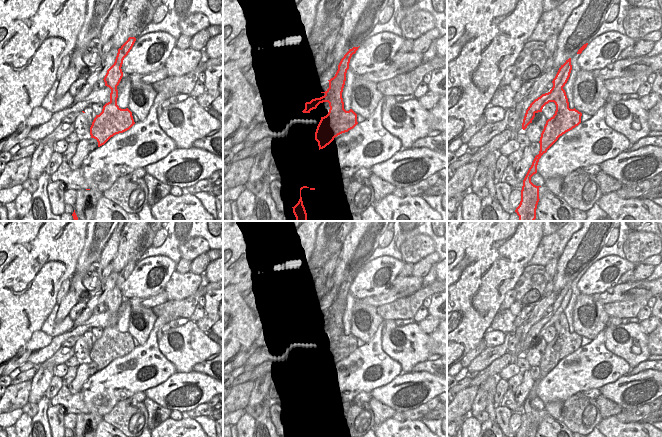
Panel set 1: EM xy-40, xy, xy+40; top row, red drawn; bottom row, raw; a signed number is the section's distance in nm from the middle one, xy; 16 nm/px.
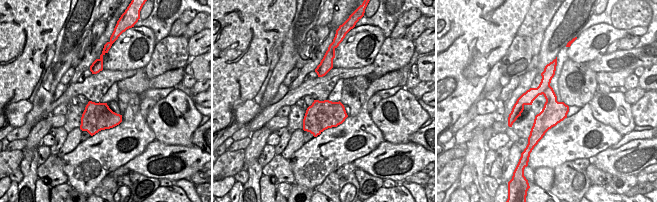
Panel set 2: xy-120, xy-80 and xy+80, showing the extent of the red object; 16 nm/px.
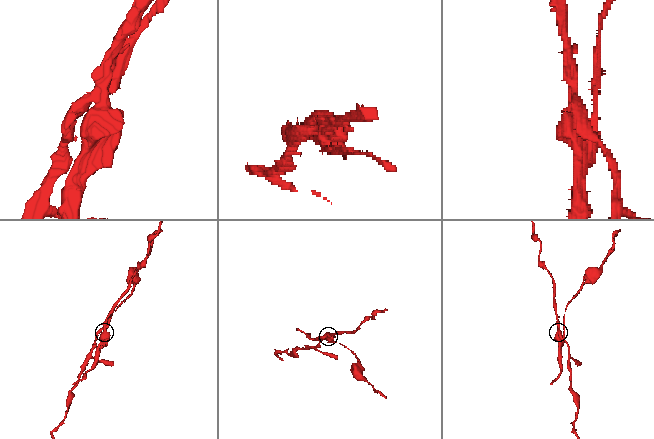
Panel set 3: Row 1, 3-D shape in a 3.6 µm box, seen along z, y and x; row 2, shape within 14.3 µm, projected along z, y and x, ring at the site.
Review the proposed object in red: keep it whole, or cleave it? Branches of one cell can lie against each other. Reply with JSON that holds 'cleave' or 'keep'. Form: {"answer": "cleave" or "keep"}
{"answer": "cleave"}

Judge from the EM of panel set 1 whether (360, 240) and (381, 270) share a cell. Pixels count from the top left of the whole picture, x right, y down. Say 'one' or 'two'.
two

